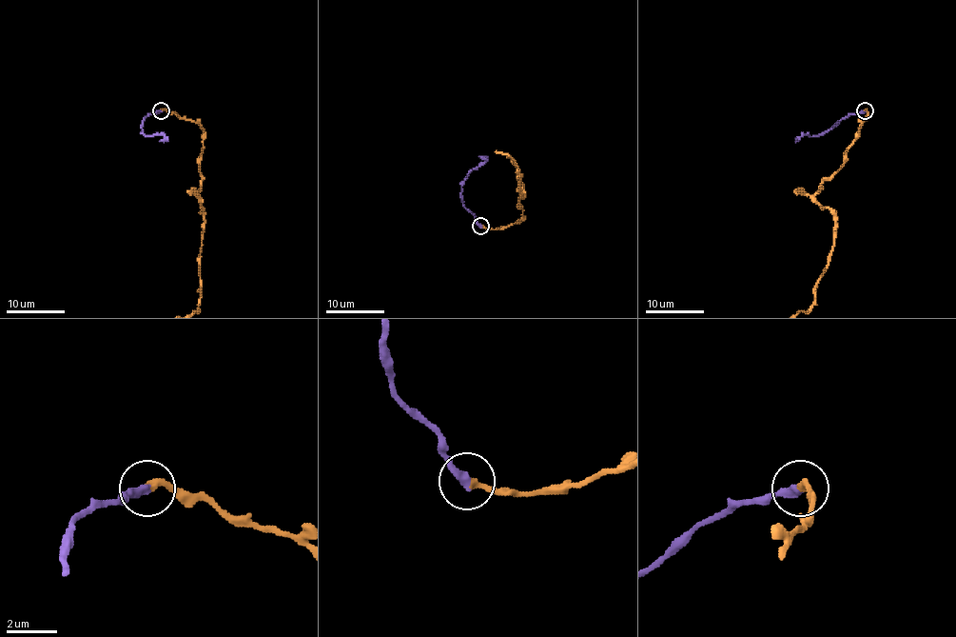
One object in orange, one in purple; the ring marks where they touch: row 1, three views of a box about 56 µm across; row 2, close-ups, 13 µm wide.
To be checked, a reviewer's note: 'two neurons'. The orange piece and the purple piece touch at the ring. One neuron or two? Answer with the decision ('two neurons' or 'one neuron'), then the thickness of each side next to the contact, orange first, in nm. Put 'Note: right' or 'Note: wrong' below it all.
one neuron | 280/360 nm
Note: wrong

